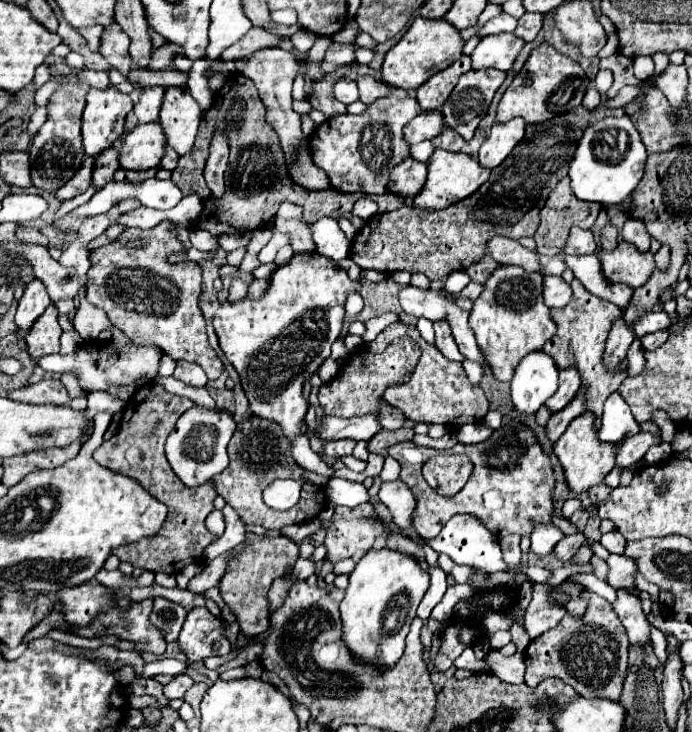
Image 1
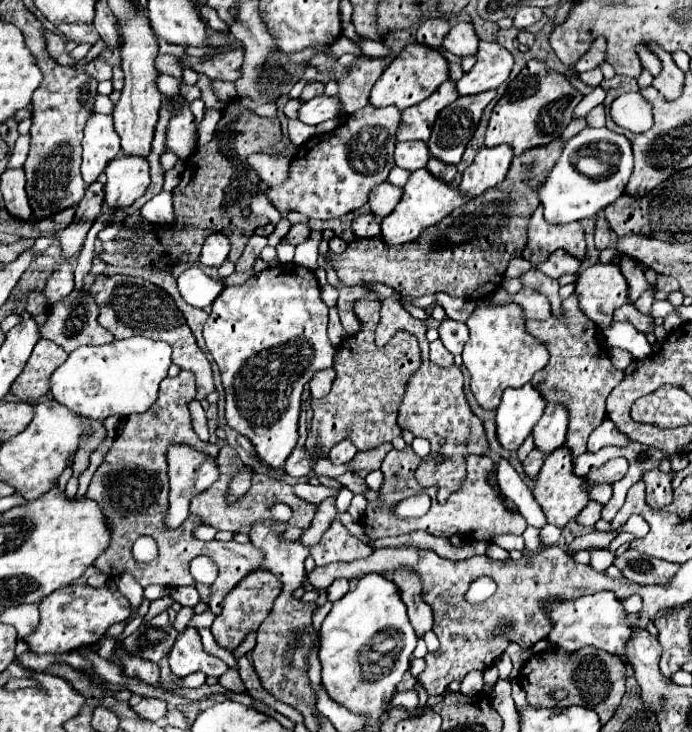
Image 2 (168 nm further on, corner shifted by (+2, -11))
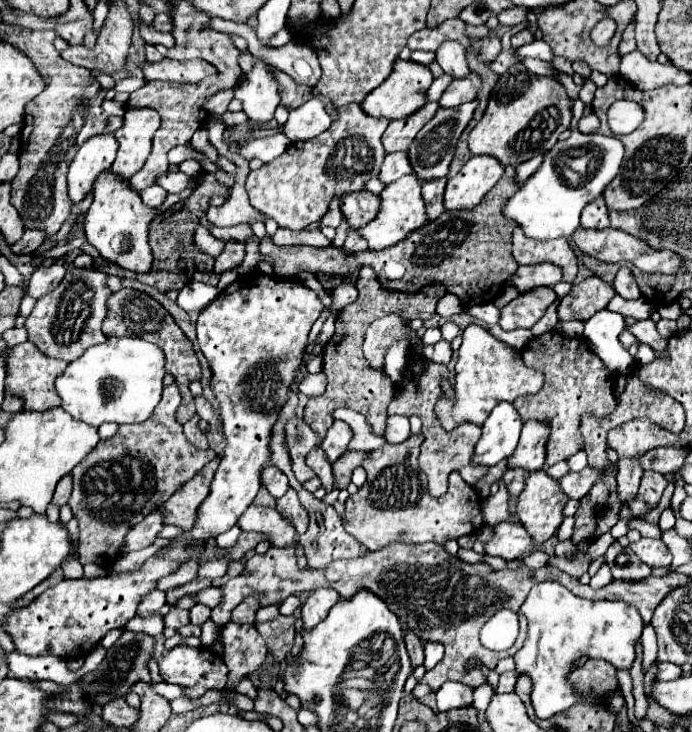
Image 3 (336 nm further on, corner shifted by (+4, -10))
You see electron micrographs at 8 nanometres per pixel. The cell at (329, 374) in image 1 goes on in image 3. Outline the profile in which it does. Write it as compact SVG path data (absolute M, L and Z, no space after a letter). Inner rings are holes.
M318 372L318 374L308 374L308 376L298 384L298 390L300 390L302 394L306 394L306 396L318 396L318 394L322 394L324 386L326 386L326 378L324 378L322 372Z

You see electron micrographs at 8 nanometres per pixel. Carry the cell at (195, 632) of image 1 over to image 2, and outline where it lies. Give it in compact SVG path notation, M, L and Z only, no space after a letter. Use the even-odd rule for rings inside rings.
M186 627L180 633L168 659L170 659L172 673L178 677L186 677L194 671L202 671L208 677L210 675L220 677L228 671L228 665L222 659L204 651L202 641L200 641L200 633L194 627Z

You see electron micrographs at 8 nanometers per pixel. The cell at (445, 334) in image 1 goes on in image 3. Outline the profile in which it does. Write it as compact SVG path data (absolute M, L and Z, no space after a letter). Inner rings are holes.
M440 340L434 346L424 346L424 358L430 362L438 362L438 364L448 364L452 358L452 348L450 342Z

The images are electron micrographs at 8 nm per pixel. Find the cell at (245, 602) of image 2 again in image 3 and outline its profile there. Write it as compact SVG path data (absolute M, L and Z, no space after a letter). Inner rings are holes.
M246 598L242 604L238 604L232 612L232 622L238 622L238 624L254 624L256 622L256 612L260 608L260 602L258 598Z

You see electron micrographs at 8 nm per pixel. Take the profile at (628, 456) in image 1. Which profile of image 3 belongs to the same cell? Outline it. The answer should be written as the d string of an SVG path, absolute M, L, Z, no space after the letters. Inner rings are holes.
M586 468L578 474L566 474L564 478L560 478L560 488L568 498L578 500L582 498L582 494L586 494L586 490L590 490L590 484L594 484L596 478L600 478L600 474L596 470Z

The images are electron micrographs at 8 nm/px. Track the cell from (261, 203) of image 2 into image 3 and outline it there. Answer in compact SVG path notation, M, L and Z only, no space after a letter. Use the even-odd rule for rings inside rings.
M199 128L192 136L191 143L197 151L202 151L215 164L218 159L217 149L210 143L207 130Z

